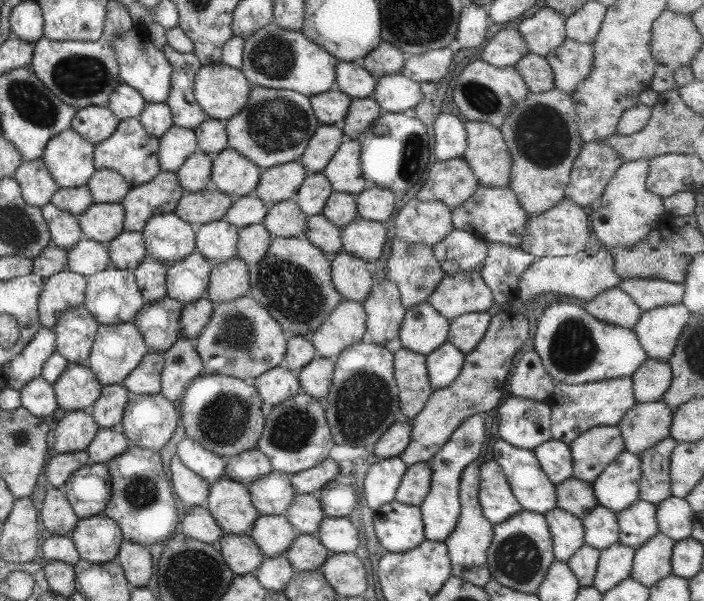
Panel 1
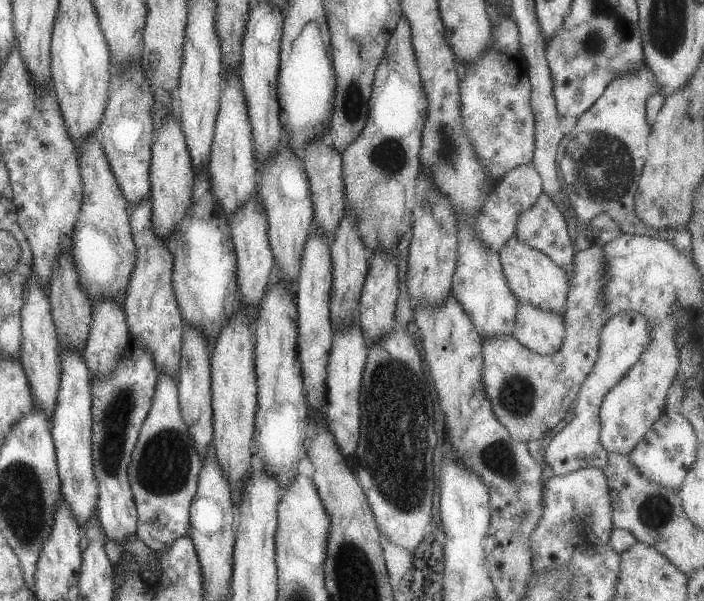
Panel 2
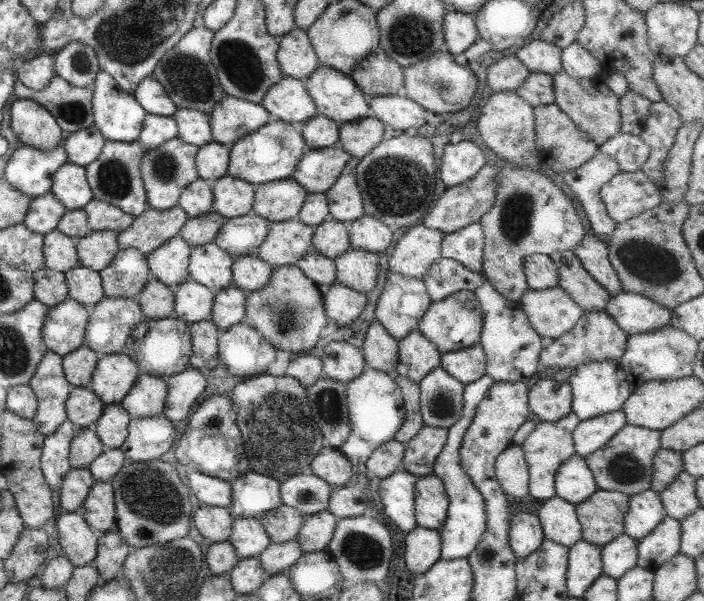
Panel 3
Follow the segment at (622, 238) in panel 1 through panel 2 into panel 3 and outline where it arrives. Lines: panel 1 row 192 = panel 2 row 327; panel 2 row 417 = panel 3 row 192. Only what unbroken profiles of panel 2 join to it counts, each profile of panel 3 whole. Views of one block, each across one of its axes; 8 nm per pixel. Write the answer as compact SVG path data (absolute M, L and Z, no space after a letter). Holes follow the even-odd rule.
M598 150L581 166L561 174L563 182L569 186L575 200L583 207L589 226L596 236L610 236L616 226L599 198L599 189L618 172L617 162Z

